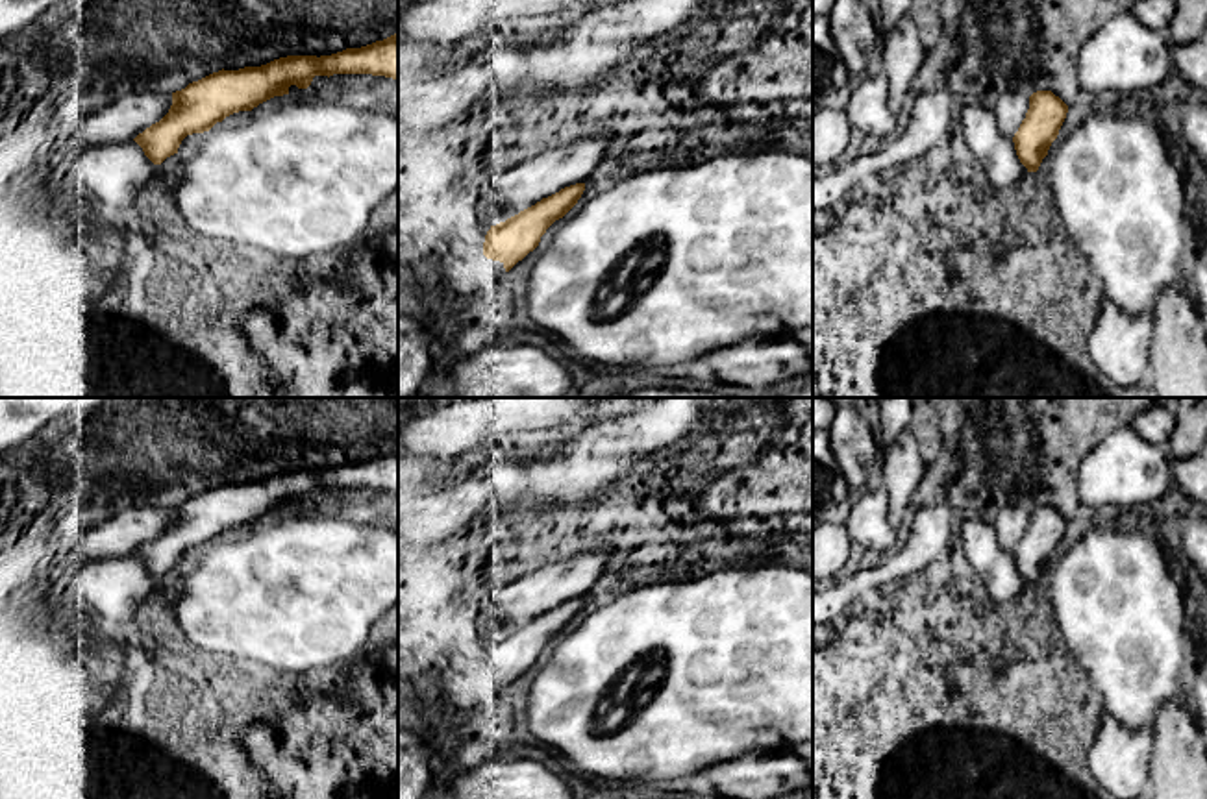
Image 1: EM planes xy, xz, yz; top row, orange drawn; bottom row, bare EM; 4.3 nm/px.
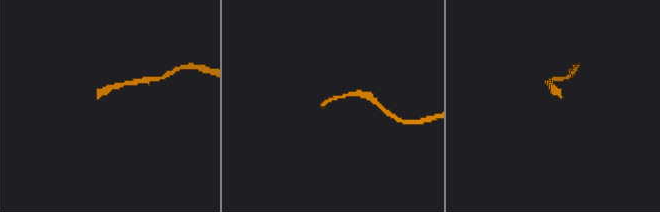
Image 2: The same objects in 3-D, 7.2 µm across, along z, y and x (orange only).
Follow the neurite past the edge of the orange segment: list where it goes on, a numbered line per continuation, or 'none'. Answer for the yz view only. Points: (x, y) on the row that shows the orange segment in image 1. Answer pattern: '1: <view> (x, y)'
none

